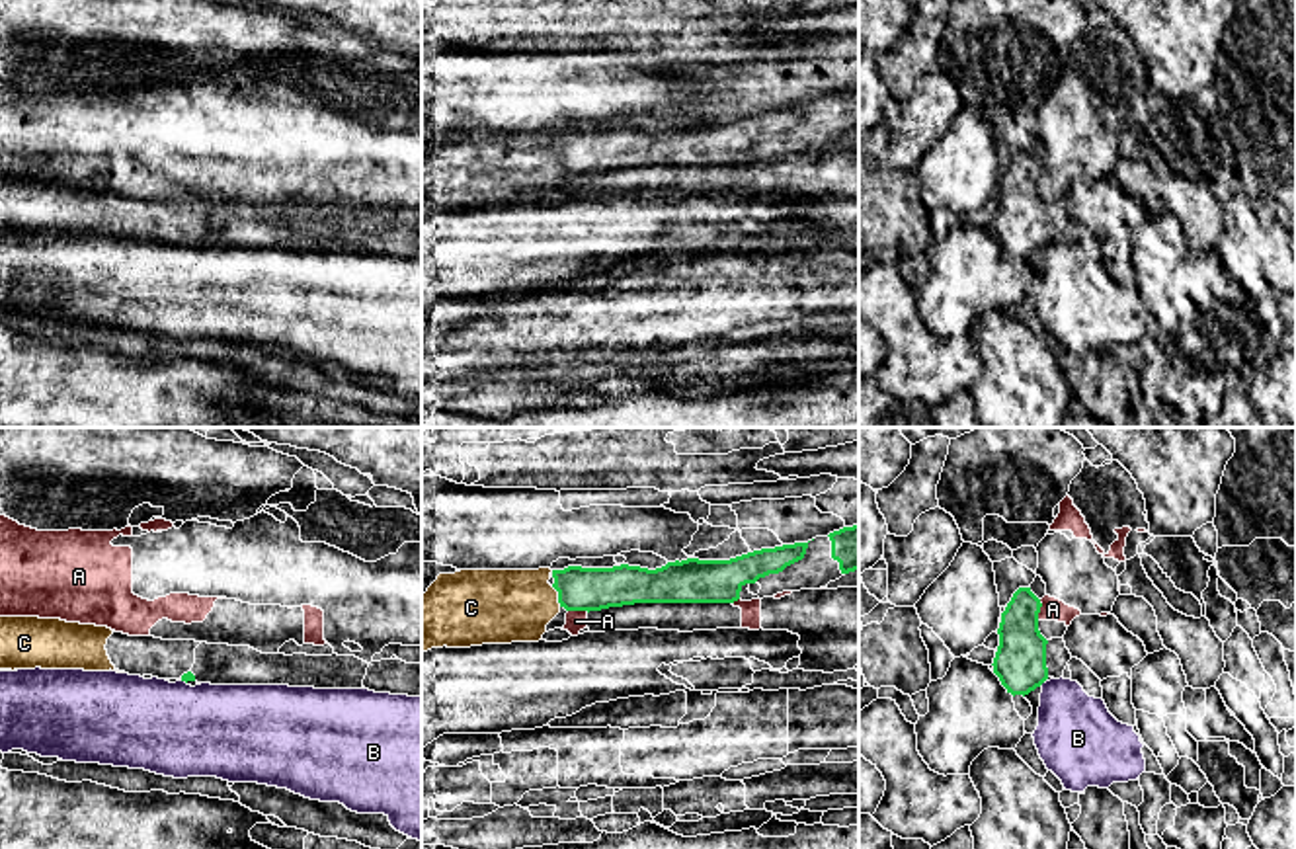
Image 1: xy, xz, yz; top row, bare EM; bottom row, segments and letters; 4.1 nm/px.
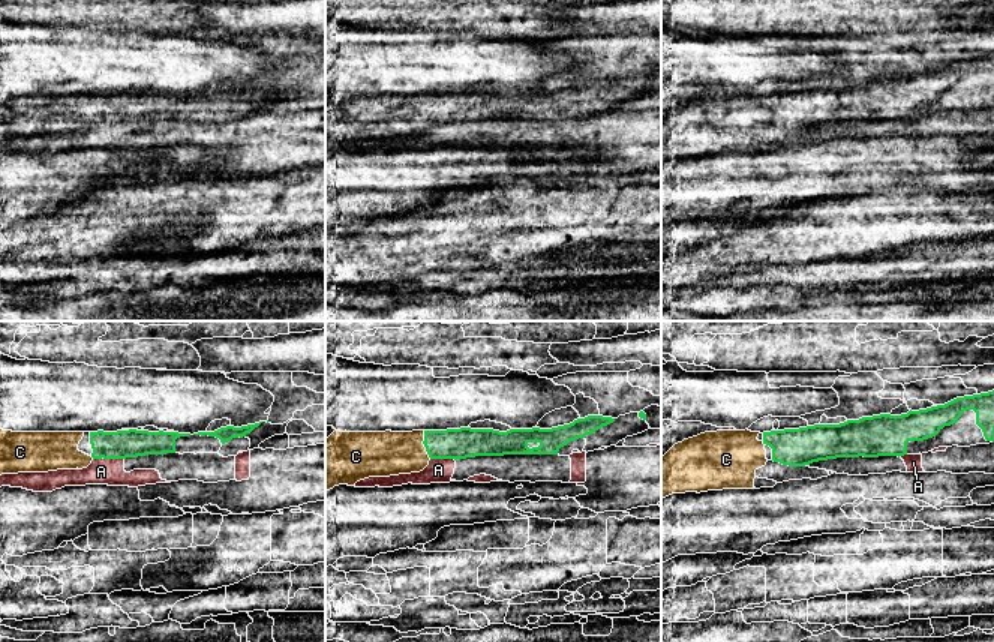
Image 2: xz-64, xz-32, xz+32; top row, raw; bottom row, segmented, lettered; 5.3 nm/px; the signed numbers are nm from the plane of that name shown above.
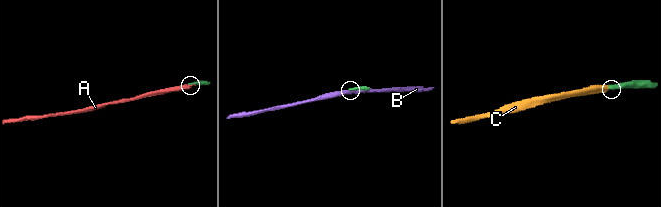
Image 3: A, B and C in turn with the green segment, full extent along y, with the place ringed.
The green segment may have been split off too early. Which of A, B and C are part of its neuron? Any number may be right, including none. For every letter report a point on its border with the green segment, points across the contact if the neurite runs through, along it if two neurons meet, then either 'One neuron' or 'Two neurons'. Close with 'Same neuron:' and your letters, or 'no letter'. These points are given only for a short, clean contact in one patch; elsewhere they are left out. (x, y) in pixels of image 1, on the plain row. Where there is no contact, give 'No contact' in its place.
A: Touches green at yz (1039, 172). Two neurons
B: Touches green at xy (184, 242). Two neurons
C: Touches green at xz (559, 159). Path across: xz (578, 151), (559, 159), (543, 164), (500, 168). One neuron
Same neuron: C

